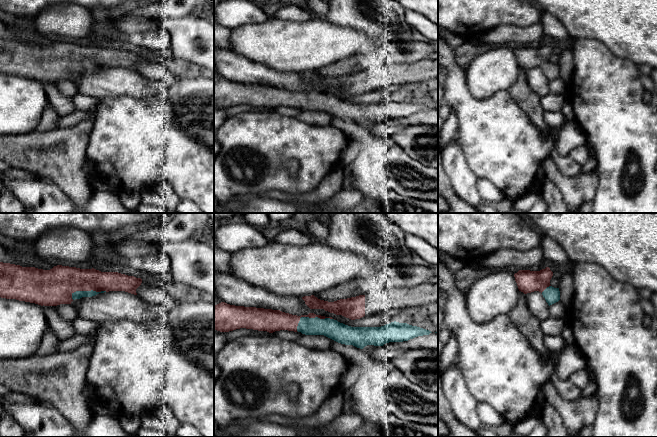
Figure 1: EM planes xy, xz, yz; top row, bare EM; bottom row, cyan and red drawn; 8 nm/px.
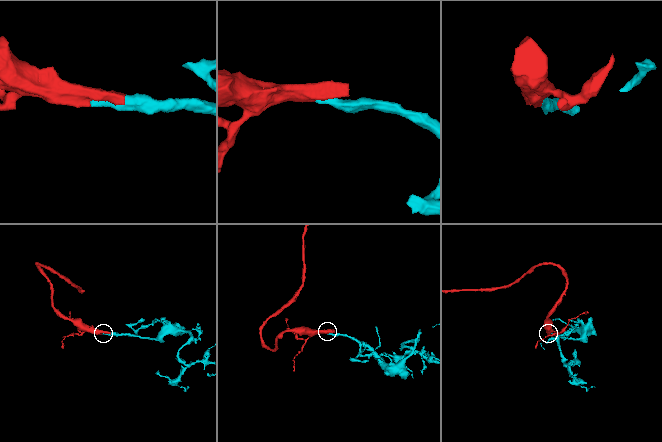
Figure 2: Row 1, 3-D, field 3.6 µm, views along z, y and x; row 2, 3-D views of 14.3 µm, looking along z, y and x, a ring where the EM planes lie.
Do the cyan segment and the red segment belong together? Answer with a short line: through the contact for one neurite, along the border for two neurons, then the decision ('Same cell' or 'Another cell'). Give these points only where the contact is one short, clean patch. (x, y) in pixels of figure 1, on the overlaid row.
Line: xz (331, 328), (318, 325), (311, 318), (280, 320). Same cell

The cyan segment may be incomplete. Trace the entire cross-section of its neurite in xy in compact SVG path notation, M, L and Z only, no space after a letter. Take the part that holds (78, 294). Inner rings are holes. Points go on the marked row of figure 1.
M0 262L0 297L35 303L41 306L71 304L75 299L92 297L109 291L125 291L137 295L136 289L141 283L141 278L118 272L101 272L94 268L80 269L57 265L50 270L43 270Z

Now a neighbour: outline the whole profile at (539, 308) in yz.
M539 291L525 294L526 303L531 314L539 321L543 321L550 316L549 305Z

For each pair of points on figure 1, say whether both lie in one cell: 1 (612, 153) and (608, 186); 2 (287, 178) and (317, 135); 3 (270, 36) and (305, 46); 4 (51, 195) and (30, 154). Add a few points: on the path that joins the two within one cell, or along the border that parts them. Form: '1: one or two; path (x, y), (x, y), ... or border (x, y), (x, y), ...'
1: one; path (612, 161), (612, 178)
2: one; path (300, 173), (316, 157), (317, 148)
3: one; path (279, 44), (296, 46)
4: two; border (53, 182), (70, 198)

